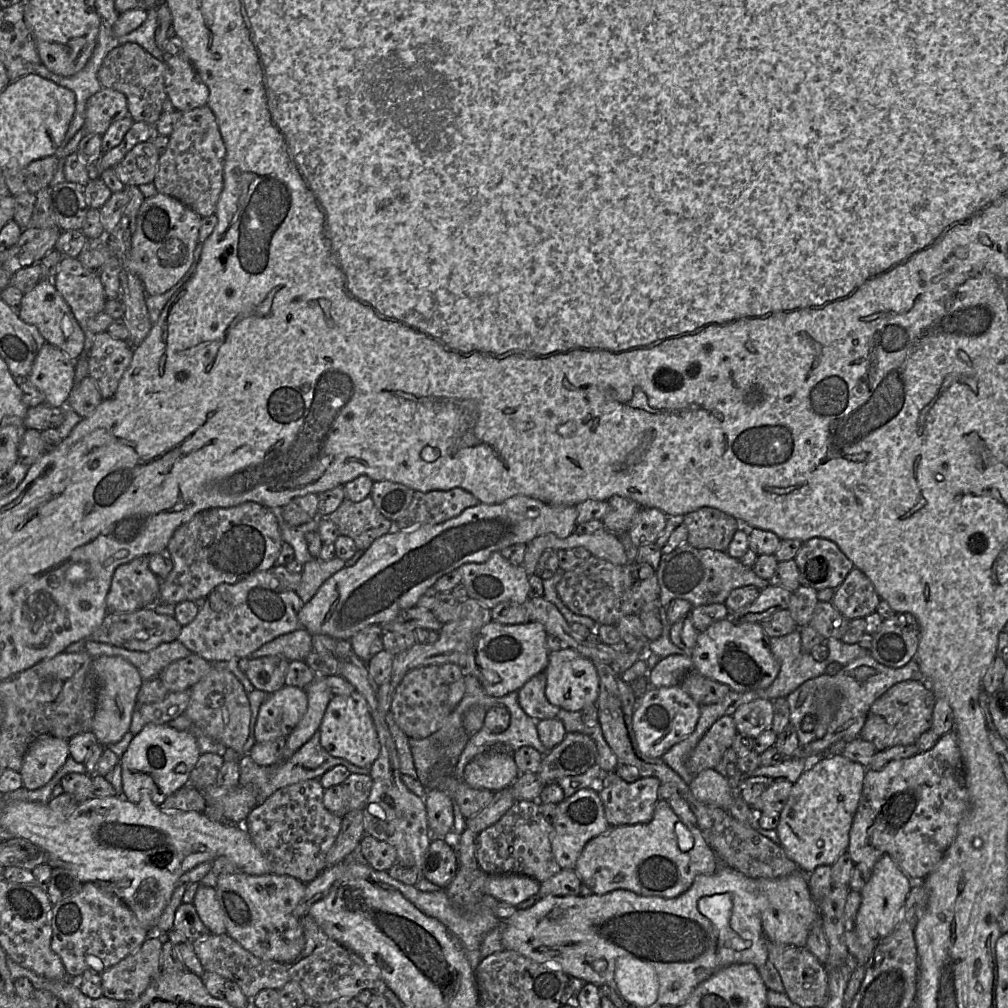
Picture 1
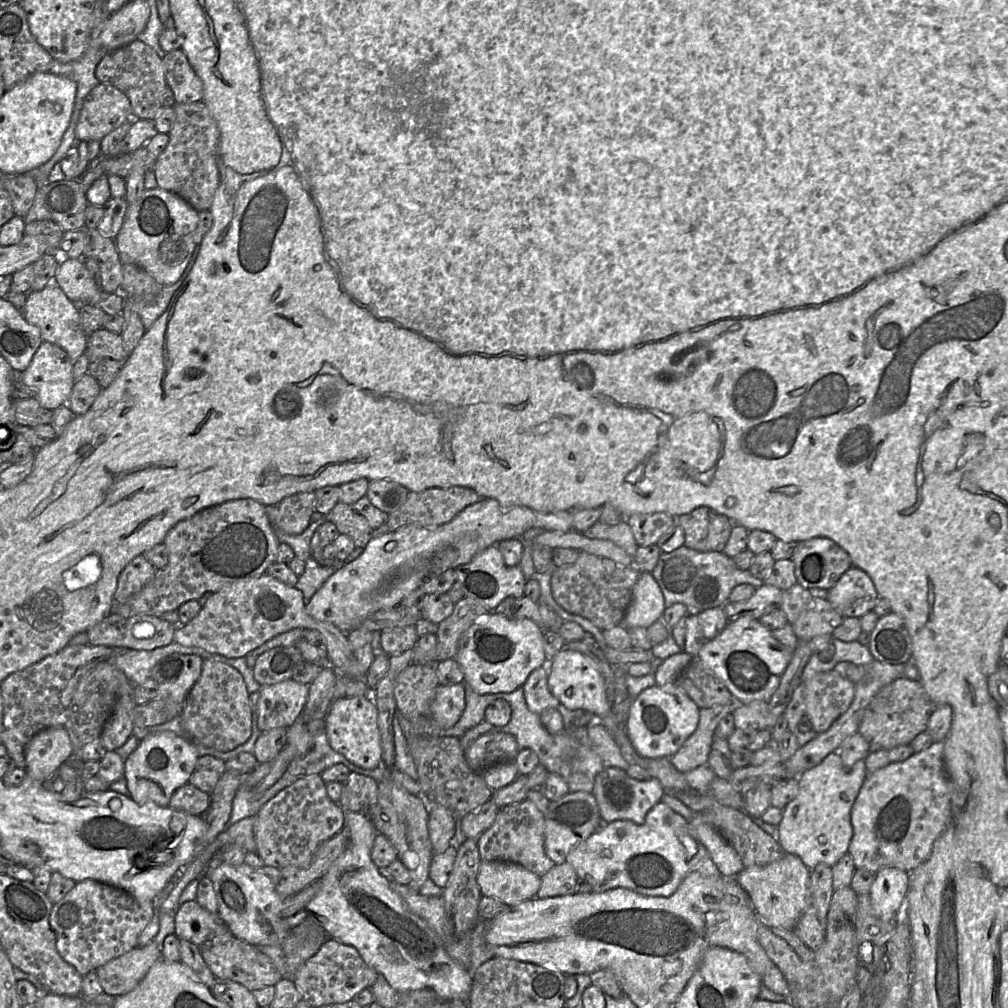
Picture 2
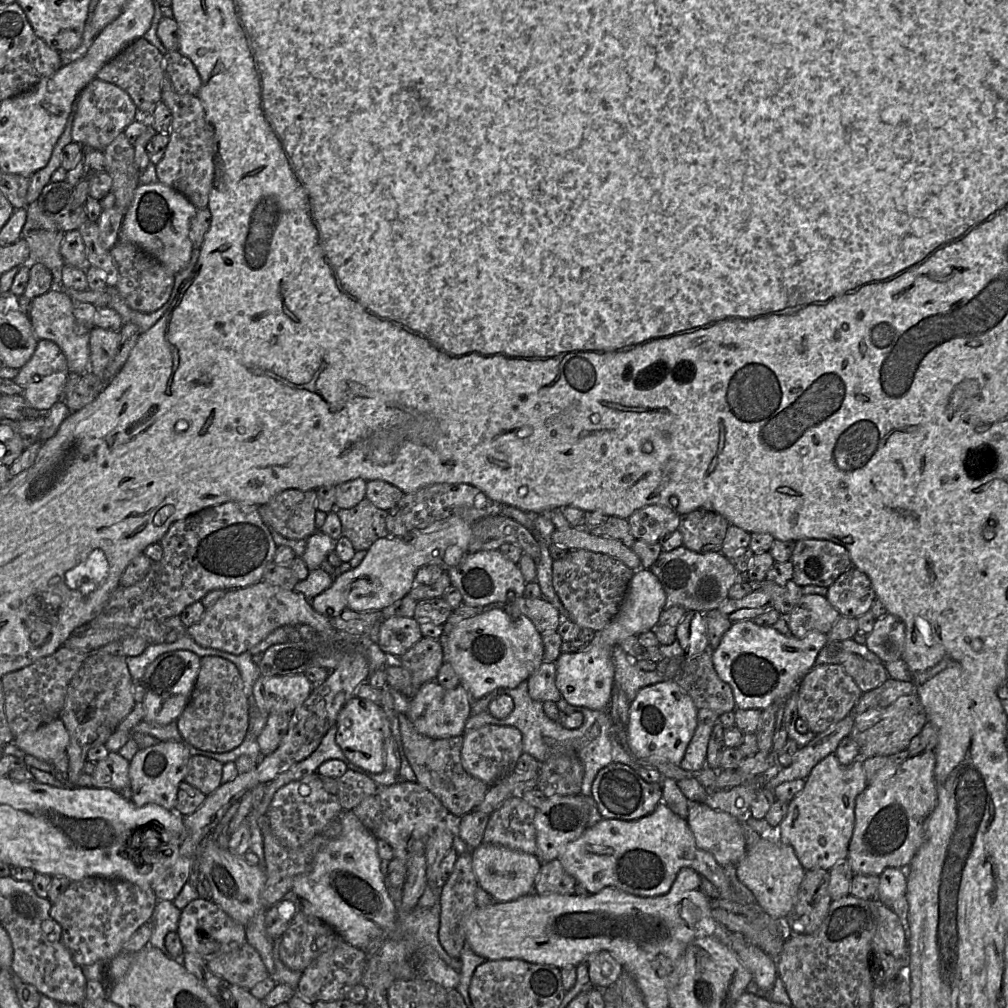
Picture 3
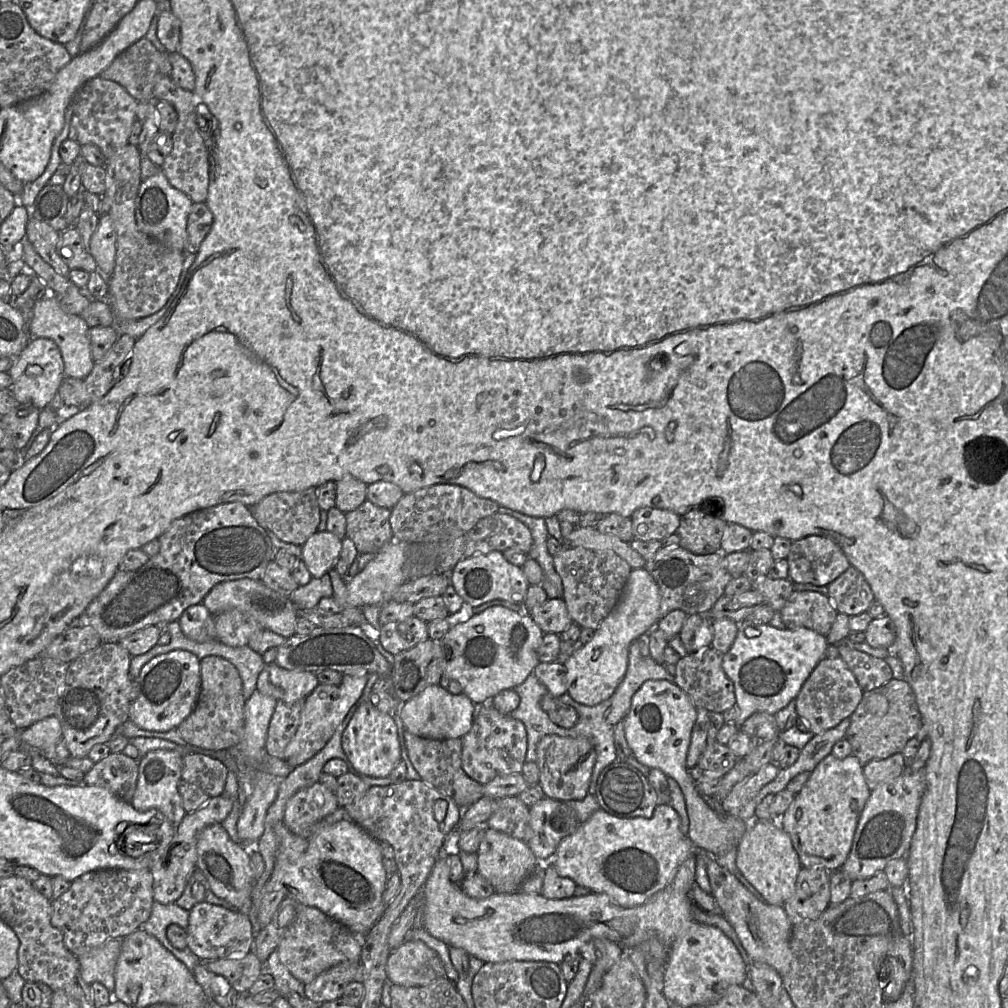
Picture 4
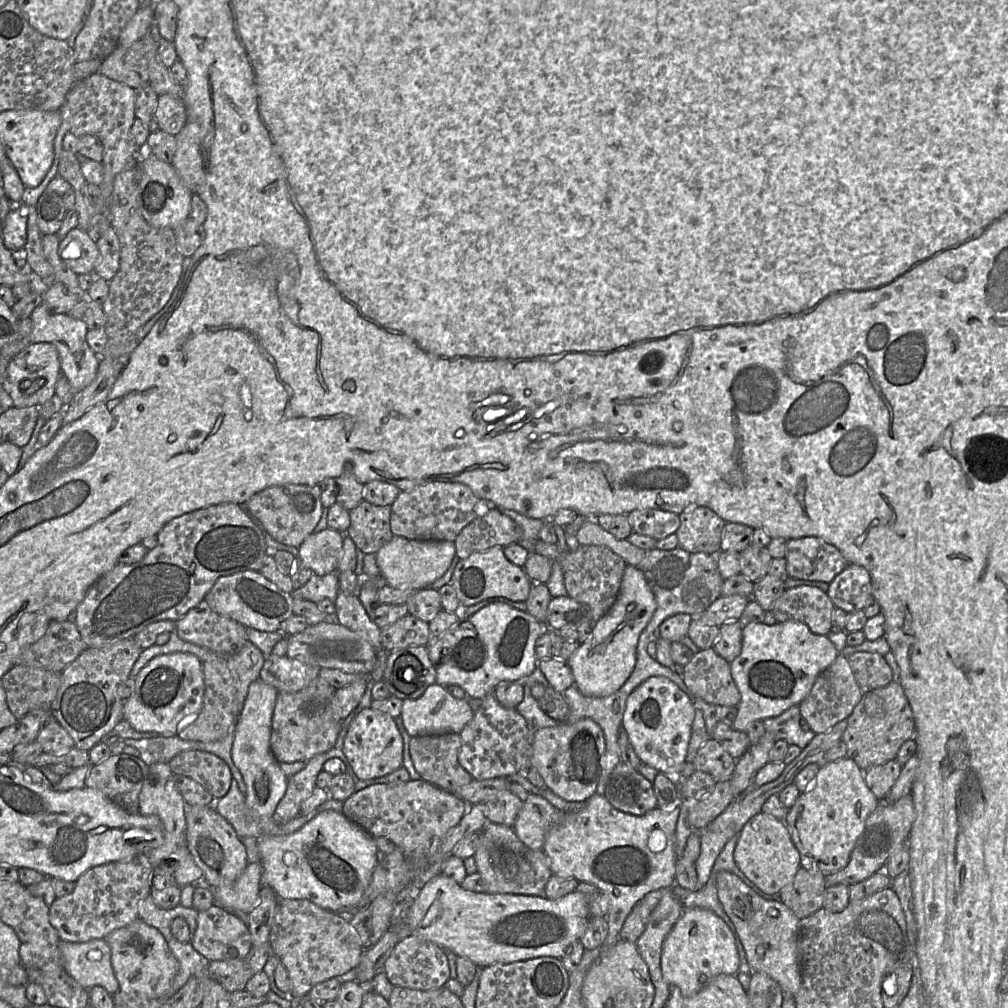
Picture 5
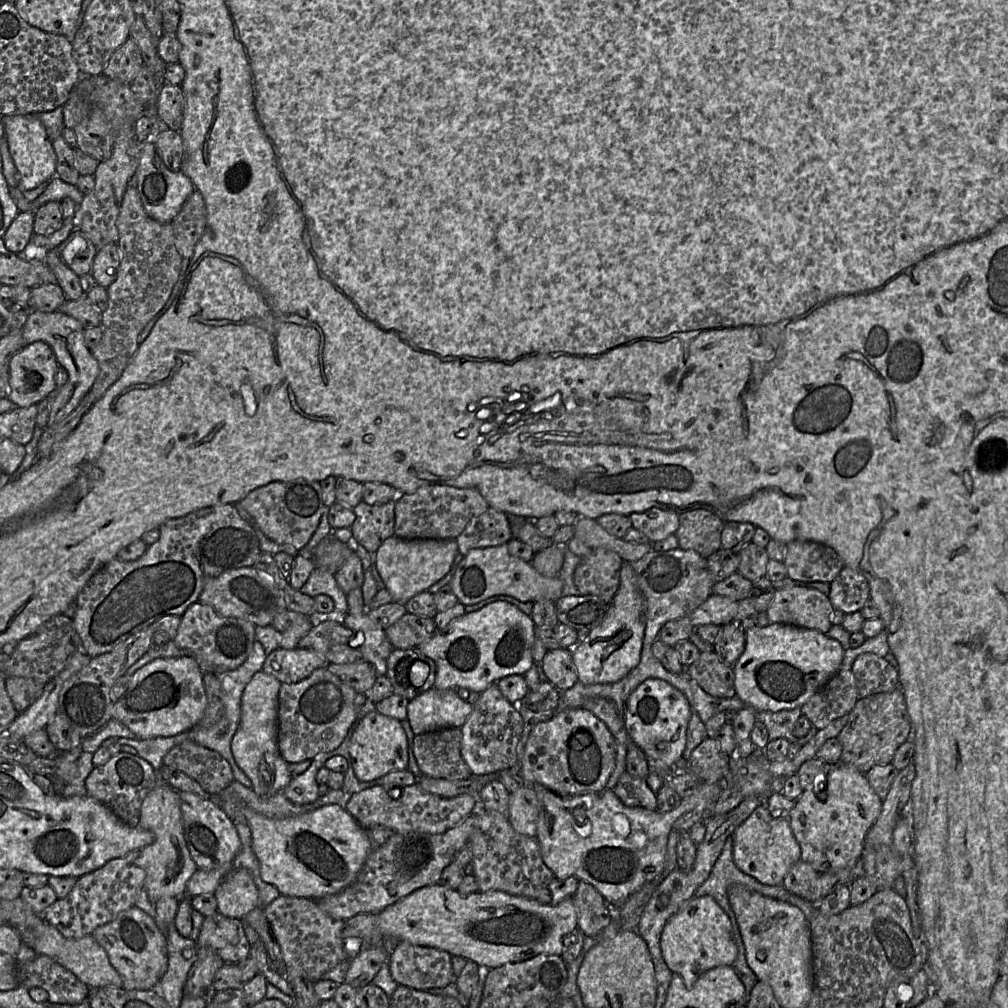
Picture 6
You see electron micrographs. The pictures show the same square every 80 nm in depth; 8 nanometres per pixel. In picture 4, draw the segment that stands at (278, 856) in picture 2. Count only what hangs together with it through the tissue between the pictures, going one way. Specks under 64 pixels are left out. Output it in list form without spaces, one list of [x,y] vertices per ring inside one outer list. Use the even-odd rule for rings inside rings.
[[[319,781],[312,786],[299,790],[287,802],[284,814],[284,824],[290,832],[308,839],[316,830],[328,825],[318,823],[332,814],[339,807],[336,795]]]

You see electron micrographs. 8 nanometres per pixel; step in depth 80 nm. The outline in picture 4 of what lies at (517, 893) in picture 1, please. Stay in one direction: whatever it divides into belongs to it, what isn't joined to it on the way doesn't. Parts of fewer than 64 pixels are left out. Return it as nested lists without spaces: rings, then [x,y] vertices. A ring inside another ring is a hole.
[[[486,827],[477,854],[477,873],[485,878],[495,892],[517,892],[524,880],[537,868],[538,859],[522,840]]]

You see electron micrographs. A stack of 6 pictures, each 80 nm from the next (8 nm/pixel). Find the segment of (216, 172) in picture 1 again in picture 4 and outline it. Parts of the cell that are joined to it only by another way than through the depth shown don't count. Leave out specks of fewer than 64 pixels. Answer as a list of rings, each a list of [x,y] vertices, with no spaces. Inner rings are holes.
[[[159,74],[153,94],[155,100],[165,100],[176,110],[178,121],[172,134],[173,148],[161,166],[161,171],[170,184],[186,194],[193,203],[206,203],[209,190],[208,141],[199,130],[200,103],[193,91],[187,91],[176,85],[171,77]]]

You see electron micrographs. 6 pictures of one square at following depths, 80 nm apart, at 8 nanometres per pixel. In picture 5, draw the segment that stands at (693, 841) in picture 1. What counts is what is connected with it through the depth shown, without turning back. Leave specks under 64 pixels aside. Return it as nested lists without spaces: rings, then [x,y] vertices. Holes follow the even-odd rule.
[[[595,794],[587,800],[584,809],[576,813],[565,813],[564,821],[547,833],[543,851],[548,857],[551,872],[561,878],[575,878],[591,883],[608,898],[608,935],[600,947],[600,955],[604,955],[621,939],[620,932],[626,917],[639,900],[651,891],[675,884],[678,860],[675,831],[679,813],[679,807],[656,807],[644,815],[635,816],[615,809],[603,795]],[[719,871],[716,881],[719,901],[736,927],[751,968],[767,973],[778,982],[783,992],[794,995],[801,985],[798,948],[800,919],[782,901],[761,897],[729,871]]]

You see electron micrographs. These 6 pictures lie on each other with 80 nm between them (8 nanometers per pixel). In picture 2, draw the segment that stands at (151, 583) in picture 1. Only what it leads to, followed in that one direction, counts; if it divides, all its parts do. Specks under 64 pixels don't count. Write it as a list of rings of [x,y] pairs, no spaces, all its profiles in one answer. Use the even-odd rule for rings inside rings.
[[[143,554],[134,557],[119,574],[114,602],[126,602],[149,583],[155,573],[156,568]]]

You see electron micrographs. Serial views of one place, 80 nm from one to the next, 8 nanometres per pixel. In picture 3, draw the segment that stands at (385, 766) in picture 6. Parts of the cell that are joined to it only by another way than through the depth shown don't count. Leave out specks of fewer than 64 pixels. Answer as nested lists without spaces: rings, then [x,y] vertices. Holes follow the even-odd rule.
[[[355,696],[340,710],[335,726],[336,743],[351,763],[372,773],[385,770],[383,744],[384,739],[392,733],[390,722],[380,705]]]

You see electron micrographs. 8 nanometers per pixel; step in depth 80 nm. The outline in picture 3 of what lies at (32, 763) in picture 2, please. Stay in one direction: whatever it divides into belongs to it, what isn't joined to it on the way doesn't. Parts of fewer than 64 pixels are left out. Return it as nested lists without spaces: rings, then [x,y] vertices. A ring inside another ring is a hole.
[[[57,718],[36,730],[15,737],[14,743],[26,754],[53,764],[60,754],[66,752],[69,733],[63,721]]]

